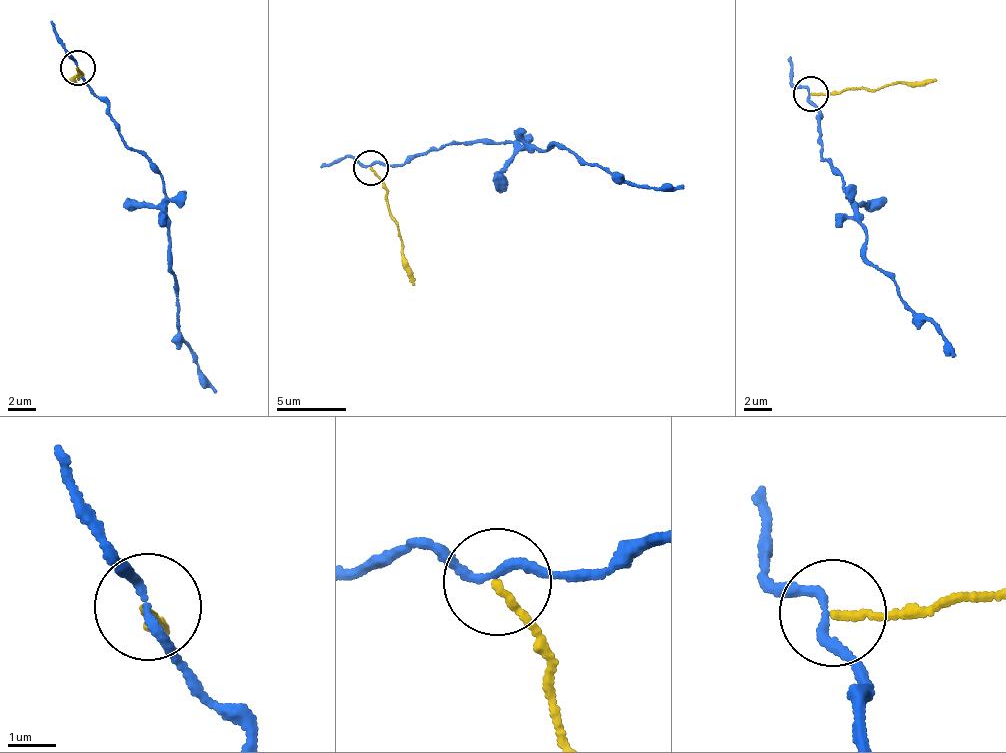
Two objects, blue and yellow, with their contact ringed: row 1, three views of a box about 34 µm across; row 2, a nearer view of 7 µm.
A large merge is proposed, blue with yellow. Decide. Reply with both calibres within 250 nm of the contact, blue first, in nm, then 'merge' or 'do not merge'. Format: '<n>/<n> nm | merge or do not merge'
170/140 nm | do not merge

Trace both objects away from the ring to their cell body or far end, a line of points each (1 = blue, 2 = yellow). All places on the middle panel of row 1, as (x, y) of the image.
1: (372, 166), (404, 163), (448, 143), (507, 139), (542, 150), (556, 145), (586, 163), (649, 186), (684, 184)
2: (372, 166), (404, 248), (407, 272), (412, 285)

